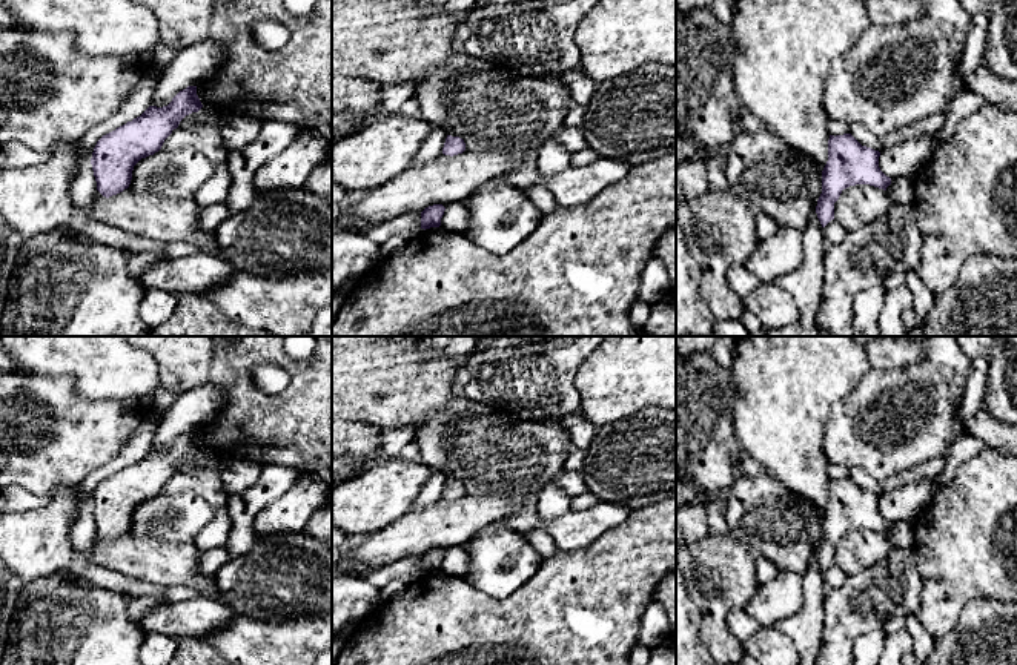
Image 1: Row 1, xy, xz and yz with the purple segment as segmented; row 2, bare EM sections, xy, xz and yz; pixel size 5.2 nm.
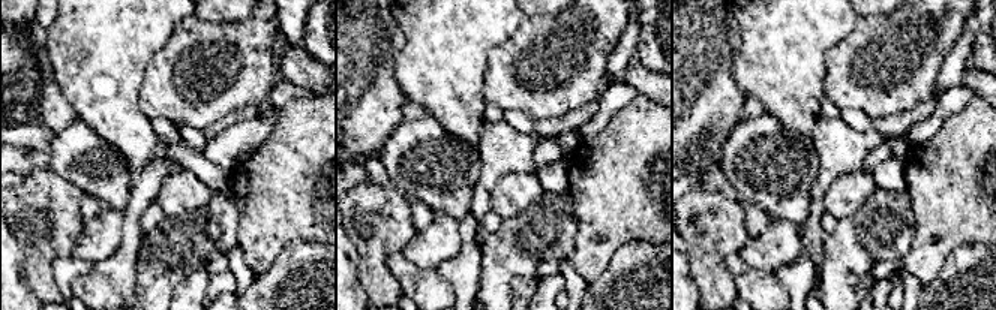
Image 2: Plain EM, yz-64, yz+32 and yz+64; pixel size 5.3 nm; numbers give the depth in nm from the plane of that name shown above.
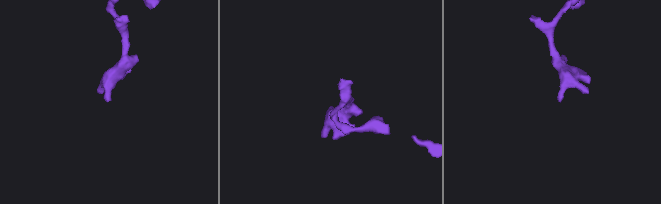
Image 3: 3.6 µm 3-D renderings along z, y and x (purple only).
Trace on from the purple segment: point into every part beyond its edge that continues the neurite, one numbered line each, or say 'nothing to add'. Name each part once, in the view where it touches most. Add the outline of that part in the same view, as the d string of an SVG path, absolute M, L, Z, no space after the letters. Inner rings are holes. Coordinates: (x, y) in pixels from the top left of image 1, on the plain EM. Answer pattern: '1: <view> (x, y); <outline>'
nothing to add

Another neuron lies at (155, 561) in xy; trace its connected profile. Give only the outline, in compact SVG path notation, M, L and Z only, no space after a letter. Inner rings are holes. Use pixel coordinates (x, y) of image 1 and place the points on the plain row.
M129 531L109 542L95 536L94 545L81 556L106 570L121 573L135 579L157 585L184 585L192 588L200 597L220 604L221 597L215 584L215 576L206 576L200 571L200 550L194 541L172 544L154 538L135 538Z

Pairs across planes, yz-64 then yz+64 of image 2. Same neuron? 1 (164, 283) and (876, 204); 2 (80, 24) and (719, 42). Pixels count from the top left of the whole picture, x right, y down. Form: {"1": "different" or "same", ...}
{"1": "same", "2": "different"}

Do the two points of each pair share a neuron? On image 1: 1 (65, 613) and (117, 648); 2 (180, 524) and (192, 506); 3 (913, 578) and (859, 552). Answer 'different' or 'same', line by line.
1: same
2: same
3: different

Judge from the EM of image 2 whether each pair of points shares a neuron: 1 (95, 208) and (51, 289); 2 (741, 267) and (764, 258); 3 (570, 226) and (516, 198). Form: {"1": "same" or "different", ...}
{"1": "different", "2": "different", "3": "different"}

